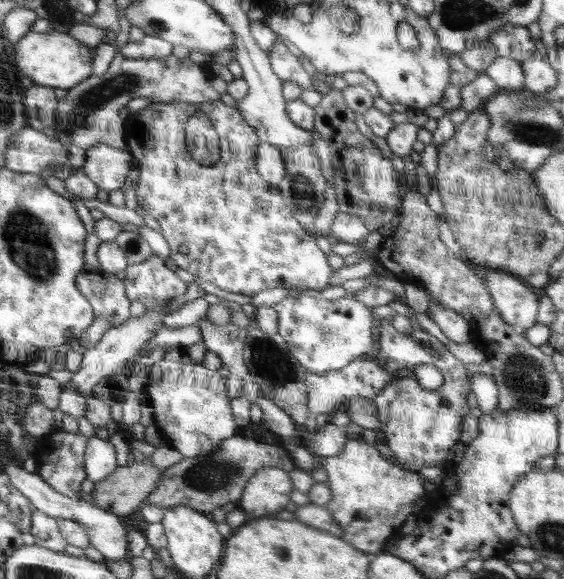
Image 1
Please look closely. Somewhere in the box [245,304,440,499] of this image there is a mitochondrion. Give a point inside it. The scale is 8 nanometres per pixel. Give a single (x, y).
(268, 360)

